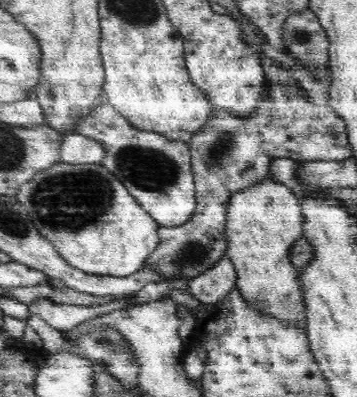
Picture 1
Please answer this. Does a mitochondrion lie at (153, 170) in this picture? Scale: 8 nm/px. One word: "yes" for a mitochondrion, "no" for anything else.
yes

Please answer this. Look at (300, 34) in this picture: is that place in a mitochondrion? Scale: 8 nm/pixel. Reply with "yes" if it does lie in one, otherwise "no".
yes

